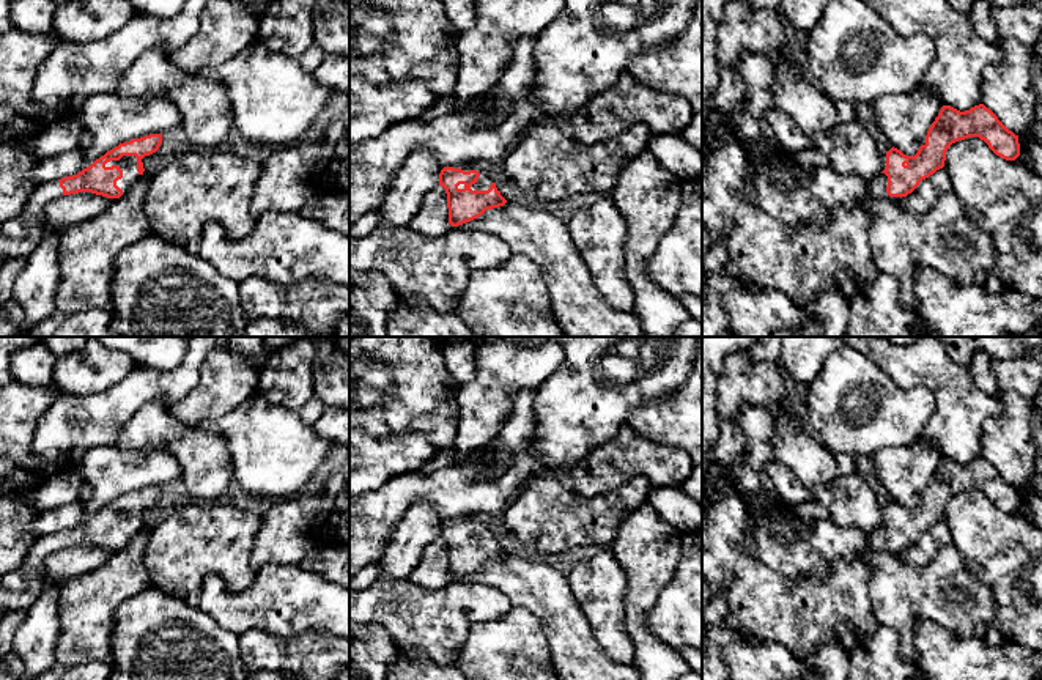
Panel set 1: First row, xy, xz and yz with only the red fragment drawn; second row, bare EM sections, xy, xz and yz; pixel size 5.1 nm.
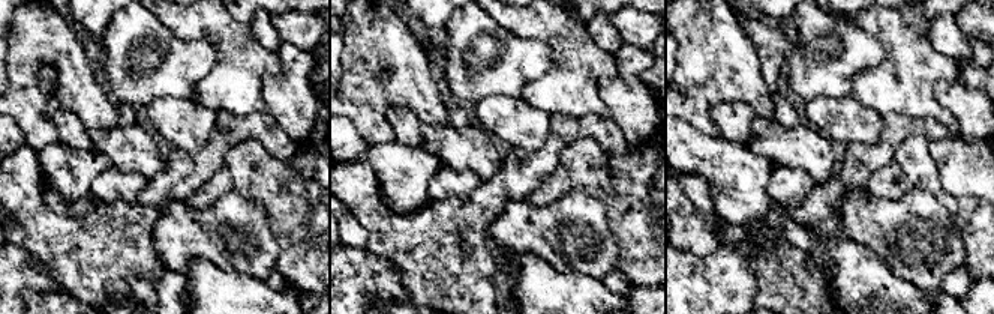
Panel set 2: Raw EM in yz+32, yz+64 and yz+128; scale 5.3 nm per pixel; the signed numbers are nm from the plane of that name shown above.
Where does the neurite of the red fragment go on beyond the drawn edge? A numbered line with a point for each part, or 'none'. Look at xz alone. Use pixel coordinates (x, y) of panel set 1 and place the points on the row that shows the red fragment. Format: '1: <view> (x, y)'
1: xz (484, 181)

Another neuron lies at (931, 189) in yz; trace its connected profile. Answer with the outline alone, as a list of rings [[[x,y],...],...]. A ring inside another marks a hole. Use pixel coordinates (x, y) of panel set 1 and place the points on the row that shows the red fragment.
[[[943,167],[922,179],[911,194],[902,197],[897,203],[902,209],[919,214],[930,209],[935,201],[949,190],[952,190],[951,178]]]

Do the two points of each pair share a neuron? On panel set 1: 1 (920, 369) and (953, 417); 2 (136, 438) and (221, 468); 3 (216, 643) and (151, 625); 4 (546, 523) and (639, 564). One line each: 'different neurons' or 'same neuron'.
1: same neuron
2: same neuron
3: same neuron
4: different neurons

